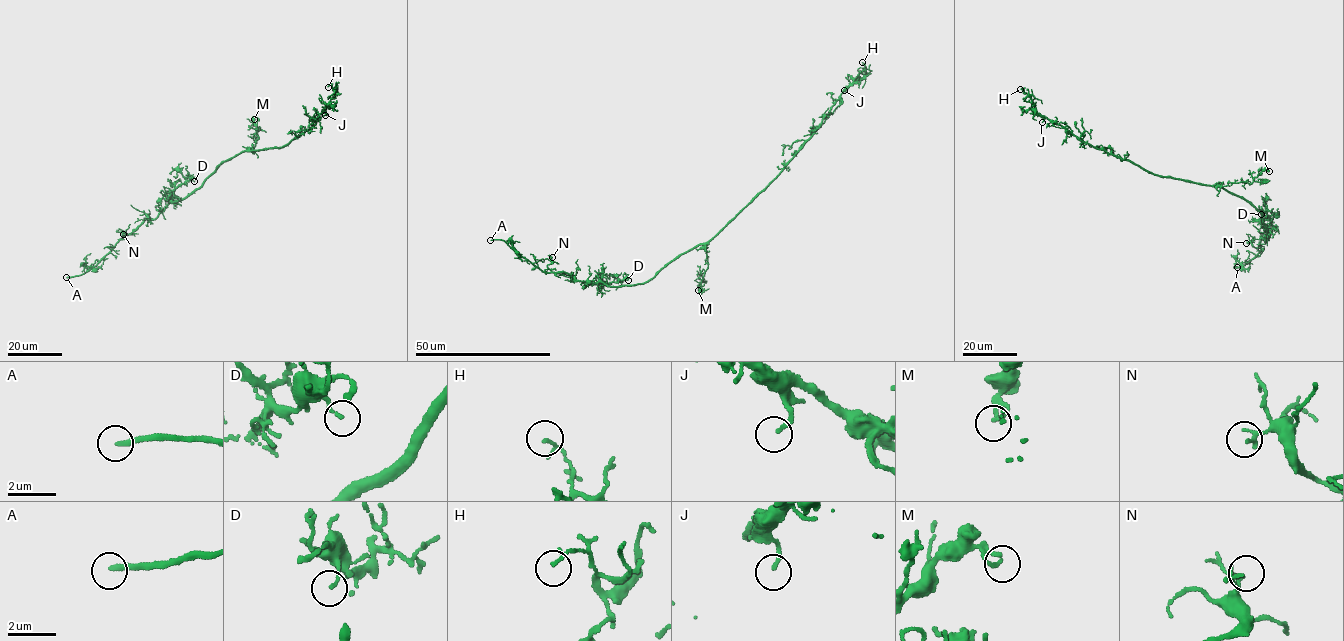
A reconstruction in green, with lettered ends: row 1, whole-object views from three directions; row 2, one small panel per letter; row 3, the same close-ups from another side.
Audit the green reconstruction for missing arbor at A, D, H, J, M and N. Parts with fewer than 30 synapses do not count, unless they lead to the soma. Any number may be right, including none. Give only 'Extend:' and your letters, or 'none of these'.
Extend: A

